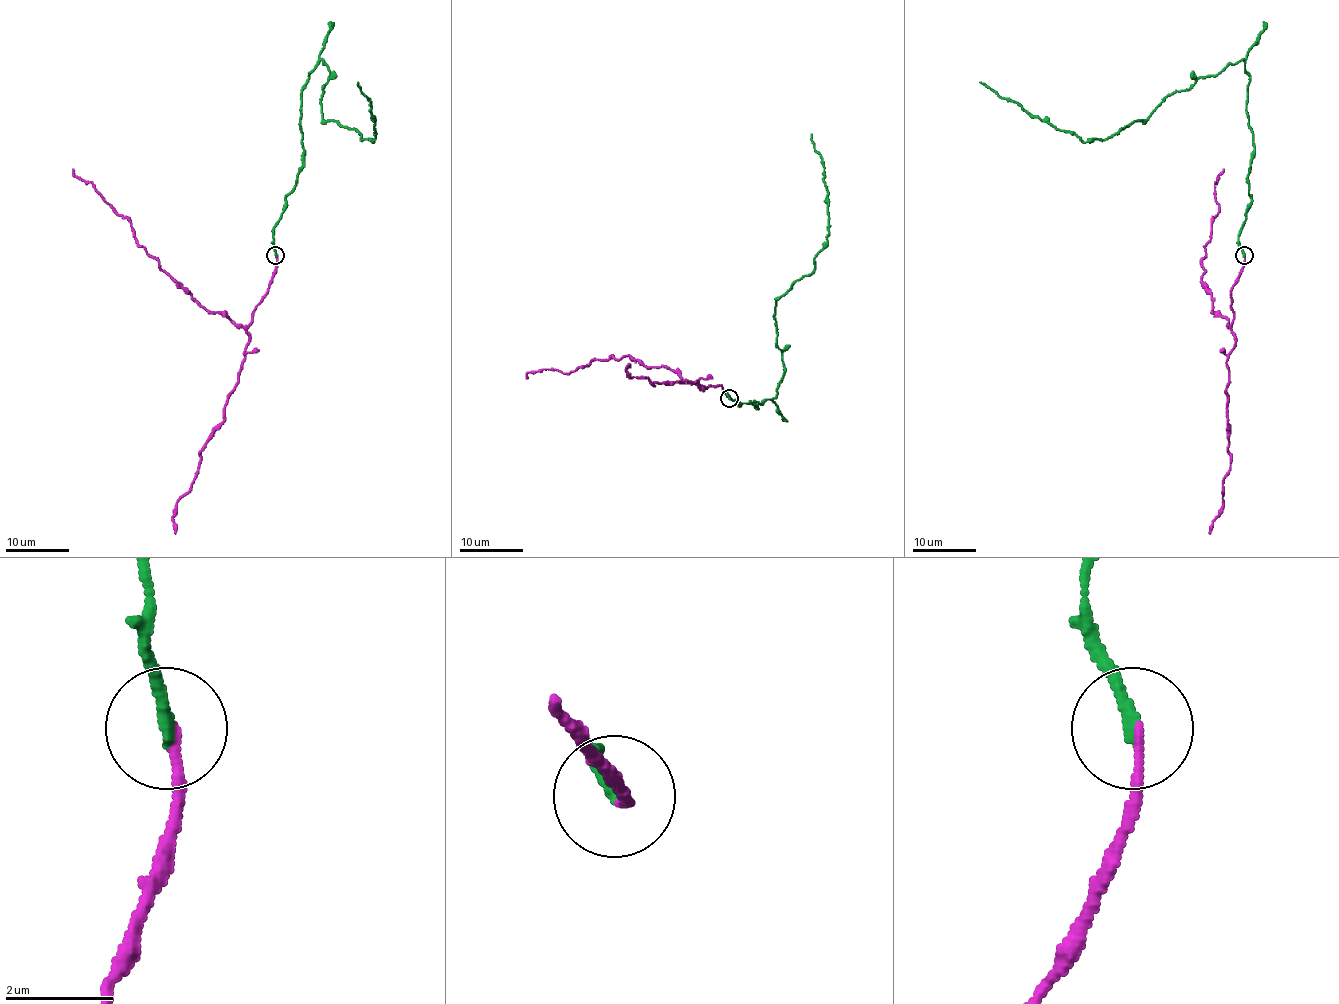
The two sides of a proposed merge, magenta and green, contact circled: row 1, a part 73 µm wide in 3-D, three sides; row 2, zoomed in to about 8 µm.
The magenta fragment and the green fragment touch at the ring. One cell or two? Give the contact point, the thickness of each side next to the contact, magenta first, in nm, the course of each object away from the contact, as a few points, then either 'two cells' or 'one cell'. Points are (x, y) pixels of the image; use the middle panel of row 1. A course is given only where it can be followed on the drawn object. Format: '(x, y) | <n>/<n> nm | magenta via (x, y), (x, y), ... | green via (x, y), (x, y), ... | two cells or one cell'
(729, 398) | 160/240 nm | magenta via (729, 399), (720, 385), (685, 383), (675, 372), (629, 356), (612, 356), (570, 372), (530, 371), (527, 379) | green via (729, 398), (756, 409), (774, 398), (776, 301), (814, 270), (827, 240), (811, 133) | one cell

